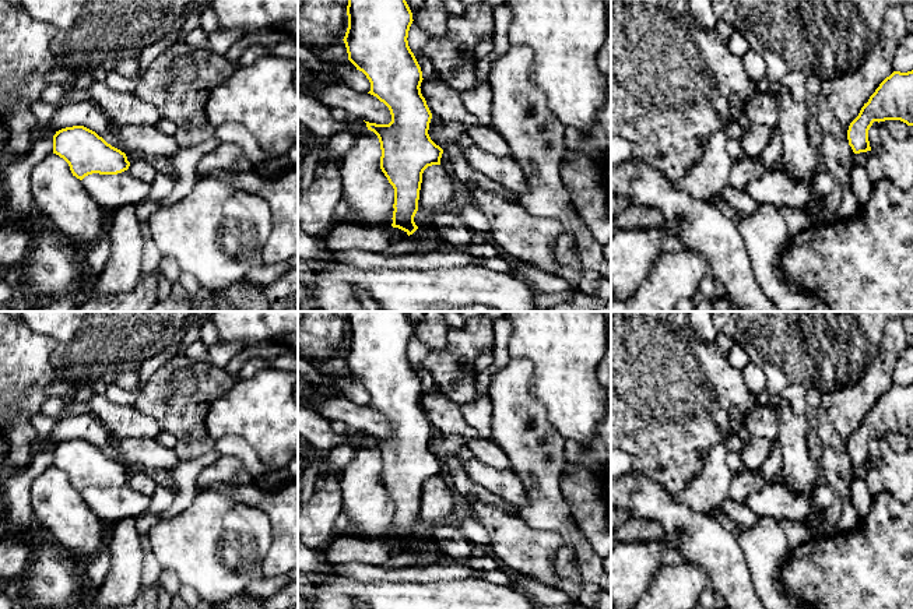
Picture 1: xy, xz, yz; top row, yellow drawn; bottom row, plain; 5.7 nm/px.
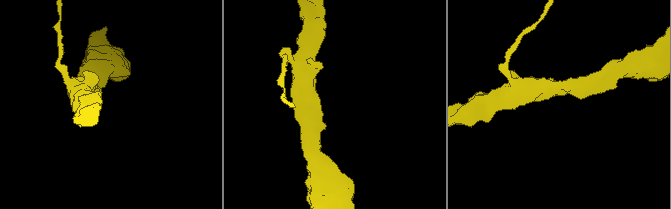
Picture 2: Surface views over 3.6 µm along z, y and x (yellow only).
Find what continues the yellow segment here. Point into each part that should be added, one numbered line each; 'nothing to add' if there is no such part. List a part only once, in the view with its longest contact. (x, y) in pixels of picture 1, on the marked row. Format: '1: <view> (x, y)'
nothing to add

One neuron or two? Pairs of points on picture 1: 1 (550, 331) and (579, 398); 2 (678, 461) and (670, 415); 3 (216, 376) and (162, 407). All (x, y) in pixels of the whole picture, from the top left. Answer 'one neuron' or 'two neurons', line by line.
1: one neuron
2: one neuron
3: one neuron

